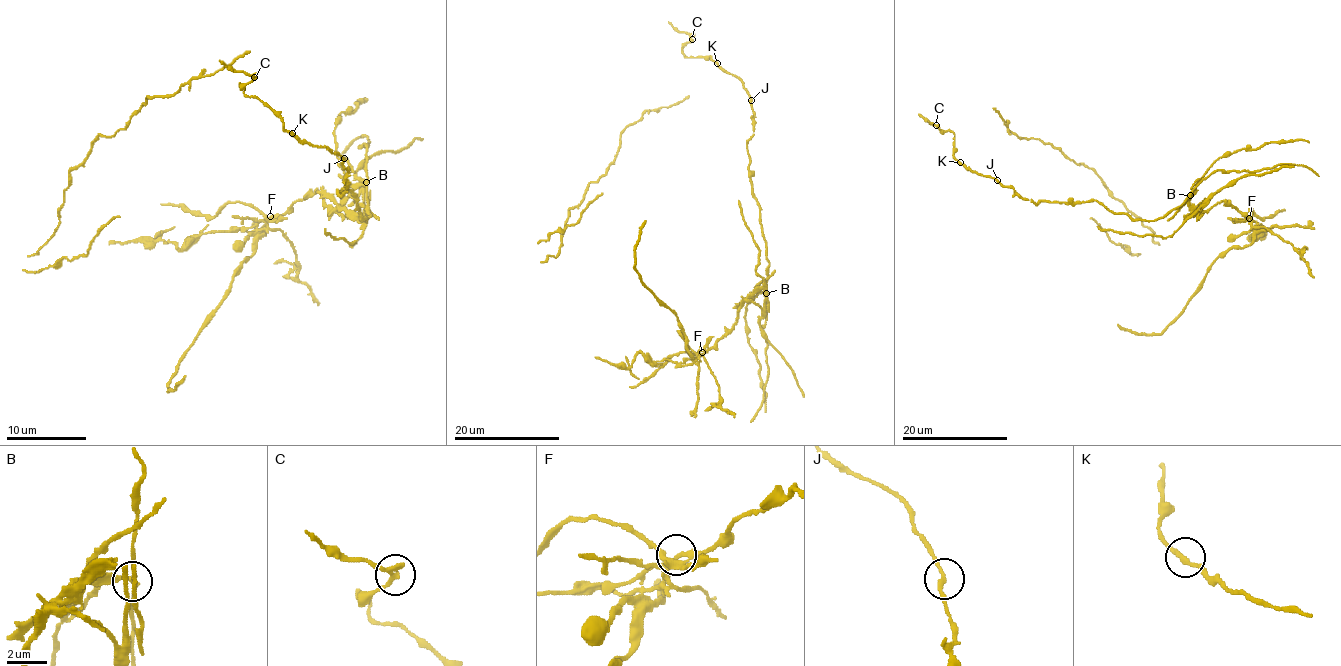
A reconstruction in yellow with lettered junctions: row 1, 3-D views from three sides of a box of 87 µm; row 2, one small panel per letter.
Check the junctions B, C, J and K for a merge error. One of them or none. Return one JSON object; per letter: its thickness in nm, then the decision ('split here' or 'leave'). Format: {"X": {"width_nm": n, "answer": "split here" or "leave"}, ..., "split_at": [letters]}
{"B": {"width_nm": 180, "answer": "split here"}, "C": {"width_nm": 170, "answer": "leave"}, "J": {"width_nm": 190, "answer": "leave"}, "K": {"width_nm": 220, "answer": "leave"}, "split_at": ["B"]}

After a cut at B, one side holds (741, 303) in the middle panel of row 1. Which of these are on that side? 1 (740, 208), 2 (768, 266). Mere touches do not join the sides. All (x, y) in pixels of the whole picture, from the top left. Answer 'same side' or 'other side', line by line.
1: same side
2: other side

